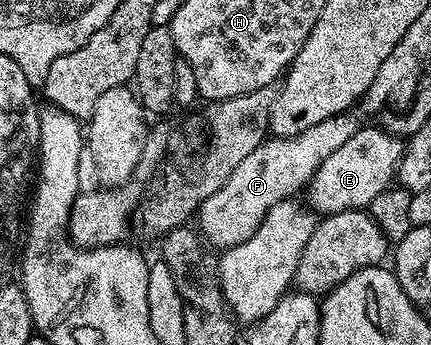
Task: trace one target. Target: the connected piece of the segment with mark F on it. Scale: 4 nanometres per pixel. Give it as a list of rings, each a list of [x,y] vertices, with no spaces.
[[[346,111],[337,117],[323,119],[323,123],[315,123],[315,127],[307,127],[294,137],[274,137],[262,141],[235,171],[201,204],[195,214],[195,225],[206,246],[217,251],[230,249],[233,245],[243,243],[255,235],[255,231],[263,223],[267,211],[275,207],[275,203],[284,201],[304,190],[315,171],[338,147],[343,147],[351,135],[359,128],[359,121],[353,118],[352,112]]]

